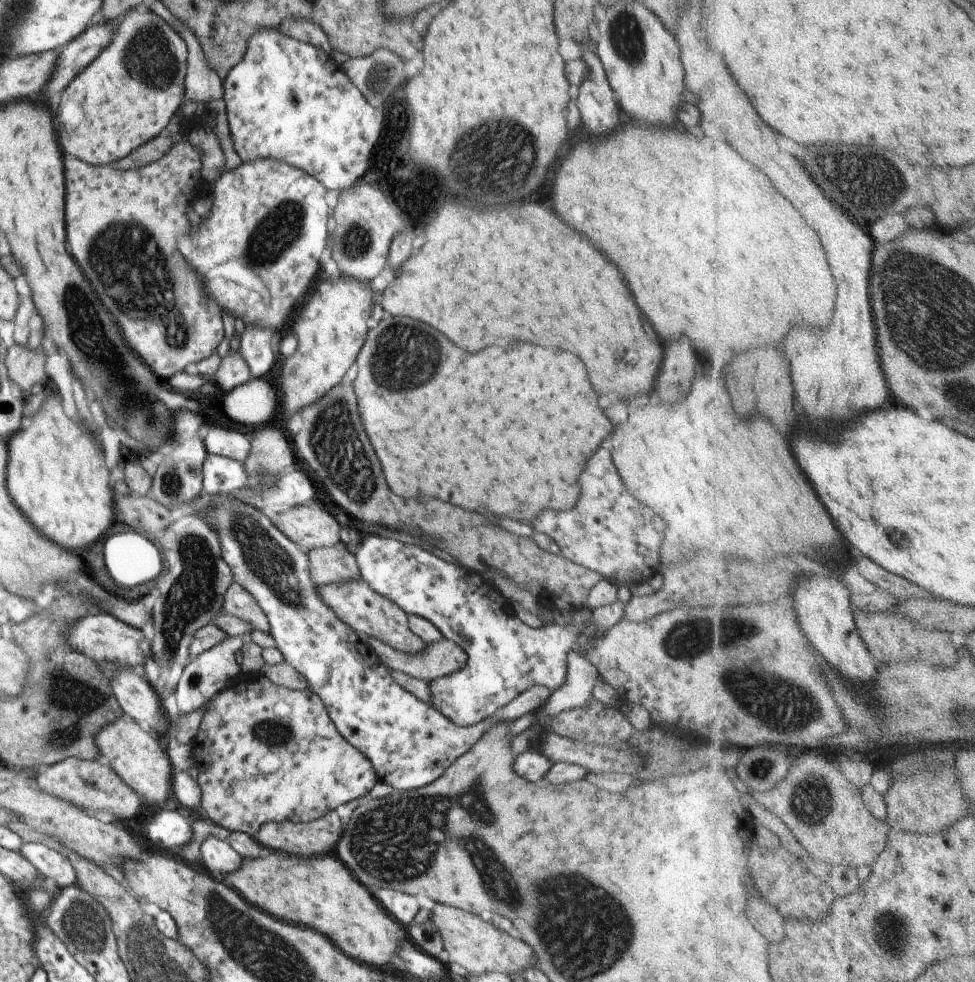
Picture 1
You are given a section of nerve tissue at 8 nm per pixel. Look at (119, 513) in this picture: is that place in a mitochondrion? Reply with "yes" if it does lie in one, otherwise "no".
no

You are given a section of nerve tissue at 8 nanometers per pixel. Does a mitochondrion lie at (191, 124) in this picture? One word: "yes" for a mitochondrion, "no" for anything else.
no

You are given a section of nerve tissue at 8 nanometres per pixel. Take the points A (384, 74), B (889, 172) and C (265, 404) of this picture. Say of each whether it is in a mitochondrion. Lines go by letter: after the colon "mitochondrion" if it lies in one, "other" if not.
A: mitochondrion
B: mitochondrion
C: other

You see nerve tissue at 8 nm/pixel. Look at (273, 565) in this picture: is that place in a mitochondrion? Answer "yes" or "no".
yes

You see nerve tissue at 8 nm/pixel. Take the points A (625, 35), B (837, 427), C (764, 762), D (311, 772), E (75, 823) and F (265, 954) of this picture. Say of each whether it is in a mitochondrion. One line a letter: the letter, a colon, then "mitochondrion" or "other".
A: mitochondrion
B: other
C: mitochondrion
D: other
E: other
F: mitochondrion

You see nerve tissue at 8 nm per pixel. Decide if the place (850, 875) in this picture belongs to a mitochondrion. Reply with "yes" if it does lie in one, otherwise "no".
no

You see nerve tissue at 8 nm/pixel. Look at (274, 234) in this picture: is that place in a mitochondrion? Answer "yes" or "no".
yes

